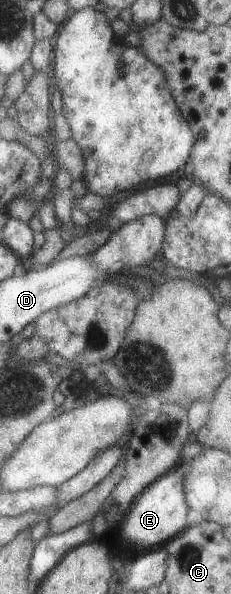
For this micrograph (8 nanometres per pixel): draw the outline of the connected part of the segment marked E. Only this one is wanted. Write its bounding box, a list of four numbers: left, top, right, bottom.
[119,469,190,549]

